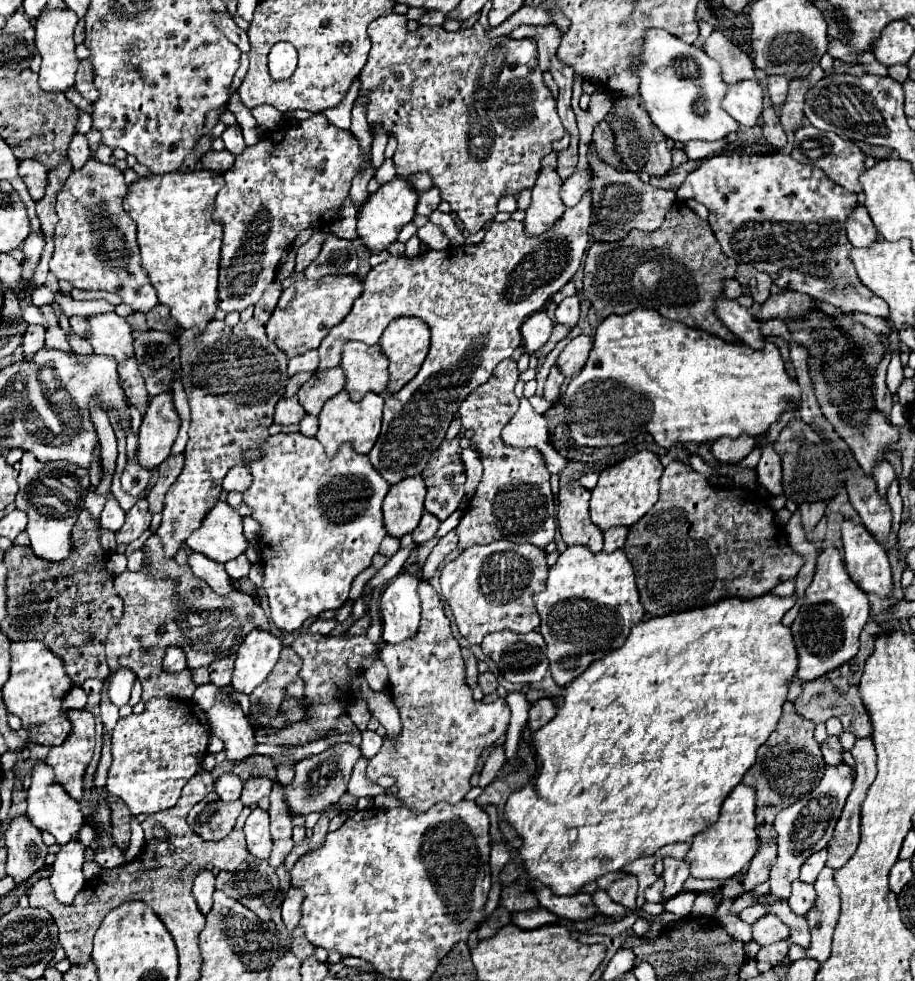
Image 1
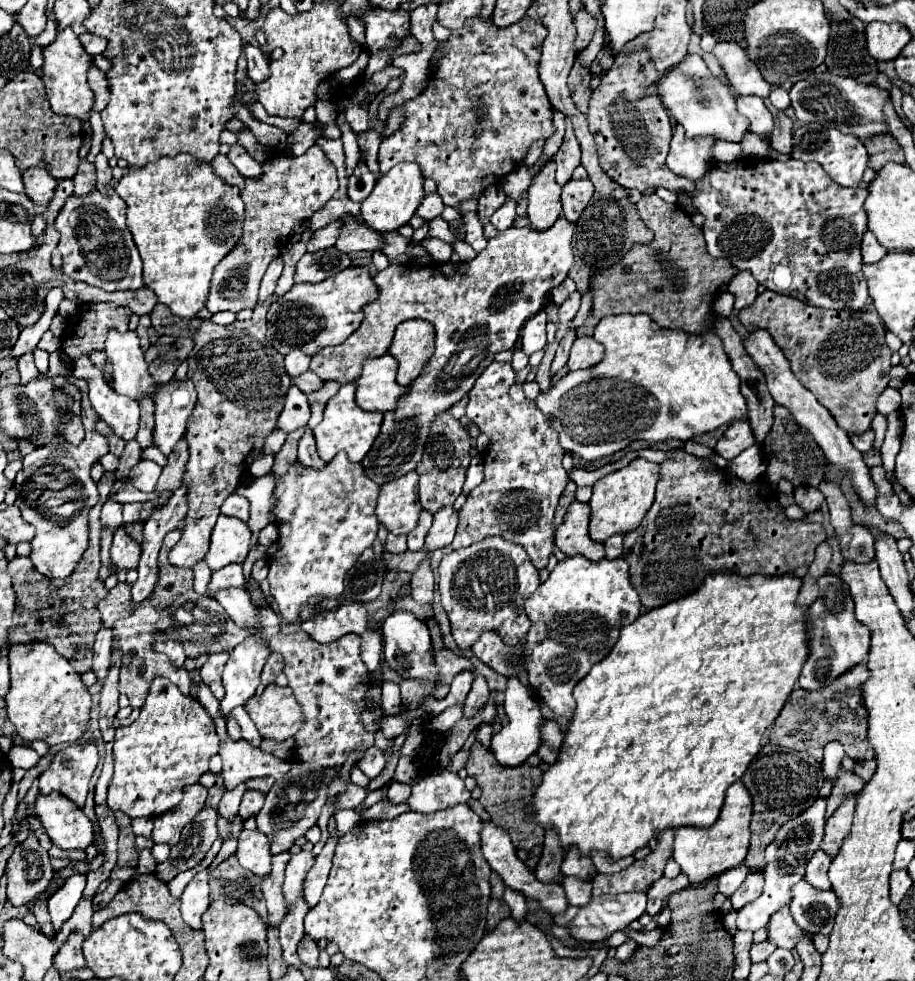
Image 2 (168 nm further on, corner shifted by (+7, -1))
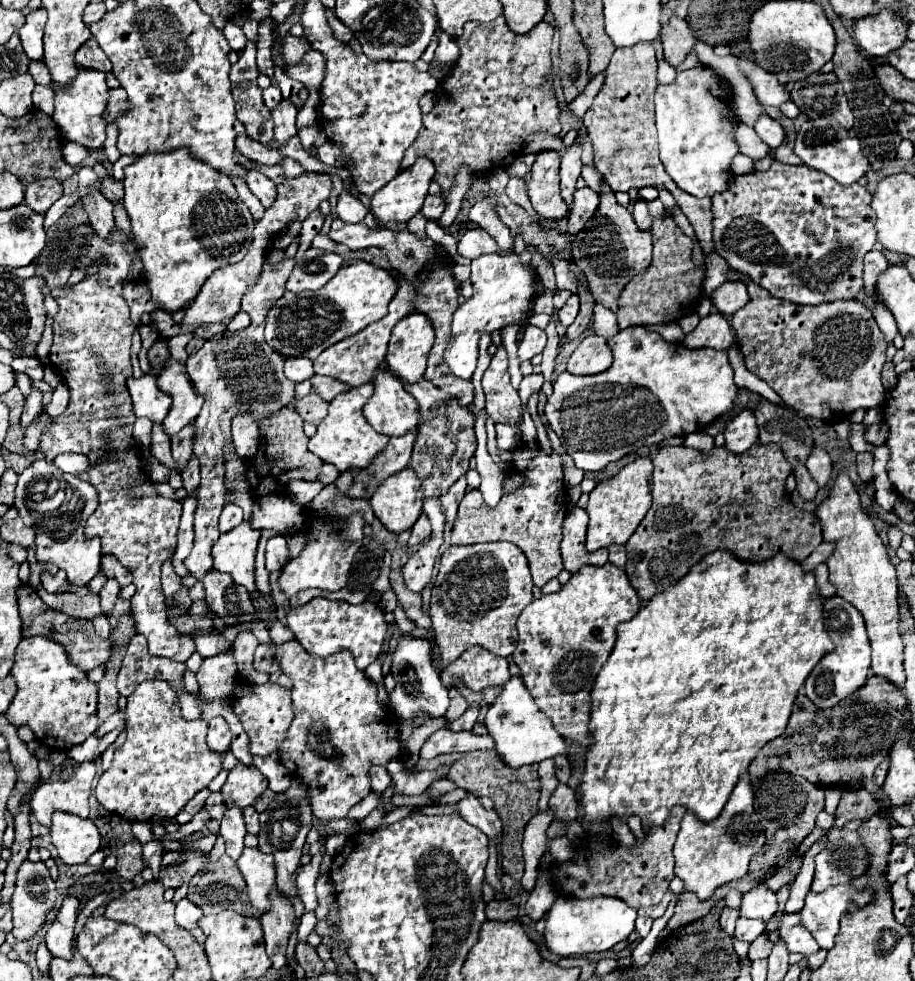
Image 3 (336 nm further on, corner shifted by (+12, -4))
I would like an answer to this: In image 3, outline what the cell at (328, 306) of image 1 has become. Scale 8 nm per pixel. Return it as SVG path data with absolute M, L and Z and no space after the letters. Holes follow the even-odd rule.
M345 261L339 273L321 289L285 295L269 309L265 341L283 357L317 359L327 347L359 333L387 315L387 303L395 295L393 275L367 261Z

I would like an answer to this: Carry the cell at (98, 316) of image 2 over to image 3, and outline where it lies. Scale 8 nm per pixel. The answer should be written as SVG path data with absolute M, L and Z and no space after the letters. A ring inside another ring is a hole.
M87 277L87 279L79 281L77 285L73 285L73 287L69 287L69 289L61 289L61 287L59 287L59 289L53 289L53 291L51 291L51 295L55 297L55 301L59 303L59 313L57 313L57 315L55 315L55 319L53 319L53 345L51 345L49 359L51 359L51 365L57 369L57 373L63 377L65 385L69 387L69 391L71 391L71 401L69 401L67 411L65 411L63 415L55 417L55 419L53 419L53 423L51 423L51 427L49 427L49 429L41 435L39 451L45 455L45 459L47 459L47 461L53 461L59 453L69 453L69 451L71 451L71 453L83 453L83 455L87 455L87 457L89 457L91 467L89 467L89 471L87 471L87 473L81 473L79 477L81 477L83 481L91 483L91 485L97 489L97 495L99 495L99 507L97 507L97 509L95 509L95 513L87 519L85 535L87 535L87 537L95 537L95 535L97 535L97 537L101 539L101 545L103 545L103 553L105 553L105 555L107 555L107 553L115 555L115 557L119 559L119 563L121 563L121 565L125 565L125 567L133 573L133 583L135 583L135 587L137 587L137 593L131 597L131 611L133 611L133 615L135 615L137 631L139 631L141 635L145 635L145 639L147 639L147 643L149 643L149 653L151 653L151 655L157 655L157 657L167 657L167 659L171 659L171 661L187 661L187 659L195 653L195 643L193 643L193 639L191 639L191 637L181 635L181 633L175 633L175 629L169 625L169 621L167 621L167 611L165 611L165 597L163 597L163 591L161 591L161 583L159 583L159 579L161 579L161 565L163 565L163 561L167 559L167 553L171 553L171 555L173 555L175 545L177 545L177 527L179 527L179 517L181 517L181 501L159 497L159 495L157 495L157 491L151 487L151 481L149 481L147 473L143 471L141 461L139 461L139 457L137 457L135 439L133 439L133 433L131 433L133 423L135 423L135 415L131 413L131 397L129 397L127 389L123 389L123 381L131 375L129 347L131 347L131 335L133 335L133 331L135 331L135 325L133 325L133 323L131 323L131 319L129 319L129 305L125 303L125 299L123 299L123 295L121 295L121 287L123 287L123 283L109 287L109 285L99 285L99 283L95 281L95 277Z

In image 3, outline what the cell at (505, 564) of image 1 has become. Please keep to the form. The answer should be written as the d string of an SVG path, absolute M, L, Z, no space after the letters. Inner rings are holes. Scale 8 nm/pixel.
M507 541L499 543L475 543L467 547L449 547L441 555L441 569L433 583L431 597L431 621L437 643L441 647L441 663L451 665L471 645L483 645L499 657L509 657L517 647L517 617L525 605L533 601L533 581L523 551Z

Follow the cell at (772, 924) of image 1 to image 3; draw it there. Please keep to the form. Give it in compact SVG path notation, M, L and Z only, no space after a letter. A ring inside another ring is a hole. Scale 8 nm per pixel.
M781 913L777 917L777 933L789 953L801 953L809 957L819 949L813 935L807 929L803 929L799 913Z

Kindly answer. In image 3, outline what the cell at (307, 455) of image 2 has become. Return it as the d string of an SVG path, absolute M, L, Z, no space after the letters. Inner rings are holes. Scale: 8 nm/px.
M323 463L323 465L321 465L321 469L319 469L319 481L321 481L323 485L329 485L329 483L333 483L337 475L339 475L339 471L337 471L333 465L327 465L327 463Z

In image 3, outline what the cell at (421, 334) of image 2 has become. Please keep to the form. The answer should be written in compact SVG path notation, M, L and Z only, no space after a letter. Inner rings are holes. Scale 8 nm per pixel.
M415 311L393 327L389 349L387 349L387 367L403 381L417 383L427 367L427 355L433 347L433 327L431 321Z

